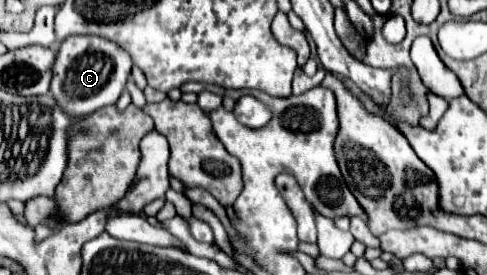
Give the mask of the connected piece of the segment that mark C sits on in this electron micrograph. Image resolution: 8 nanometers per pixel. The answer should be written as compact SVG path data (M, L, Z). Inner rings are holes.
M75 35L59 45L55 65L53 65L53 79L51 79L51 97L55 103L69 113L69 117L87 117L93 111L113 105L131 73L131 57L123 51L117 43L107 41L103 37L89 37L89 35Z

